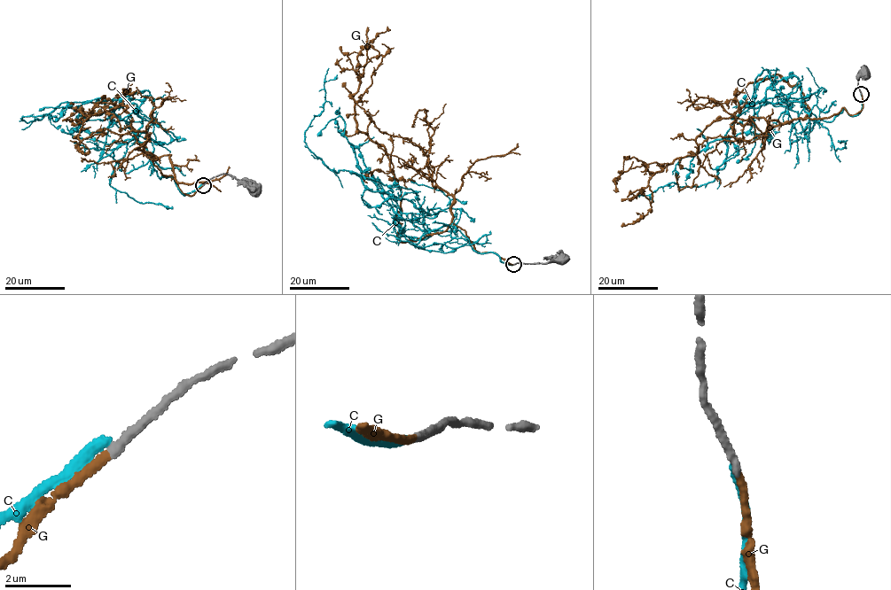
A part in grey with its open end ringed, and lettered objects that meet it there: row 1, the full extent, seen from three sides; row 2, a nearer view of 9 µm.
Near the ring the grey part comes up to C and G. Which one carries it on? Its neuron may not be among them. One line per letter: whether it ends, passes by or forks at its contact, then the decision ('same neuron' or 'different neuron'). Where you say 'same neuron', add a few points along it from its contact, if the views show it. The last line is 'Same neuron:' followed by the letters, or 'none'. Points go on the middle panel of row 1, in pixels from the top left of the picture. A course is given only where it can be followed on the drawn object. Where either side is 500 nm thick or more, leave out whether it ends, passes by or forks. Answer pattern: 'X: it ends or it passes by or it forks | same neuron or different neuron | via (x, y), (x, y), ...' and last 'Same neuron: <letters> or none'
C: it ends | different neuron
G: it ends | same neuron | via (512, 264), (477, 252), (452, 222), (420, 239), (397, 237), (401, 190), (383, 146), (355, 118), (367, 27)
Same neuron: G

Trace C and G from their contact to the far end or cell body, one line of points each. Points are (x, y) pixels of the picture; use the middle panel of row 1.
C: (513, 265), (474, 252), (451, 225), (419, 229), (370, 179), (336, 172), (308, 148), (305, 131), (337, 74)
G: (512, 264), (477, 252), (452, 222), (420, 239), (397, 237), (401, 190), (383, 146), (355, 118), (367, 27)

